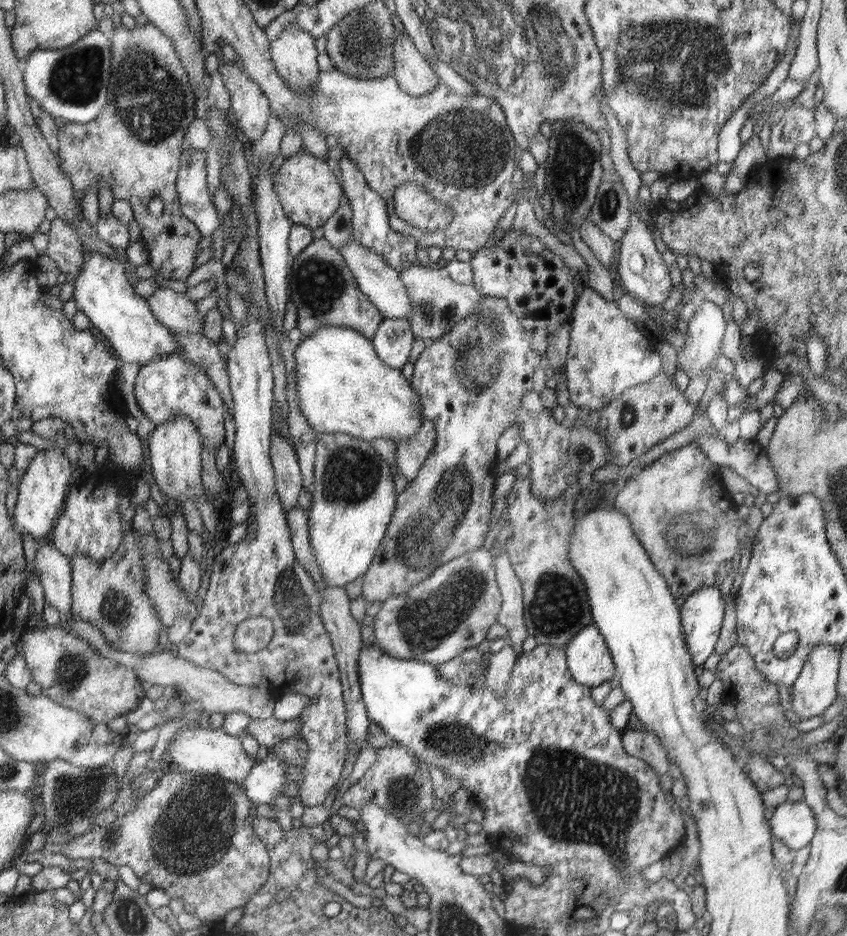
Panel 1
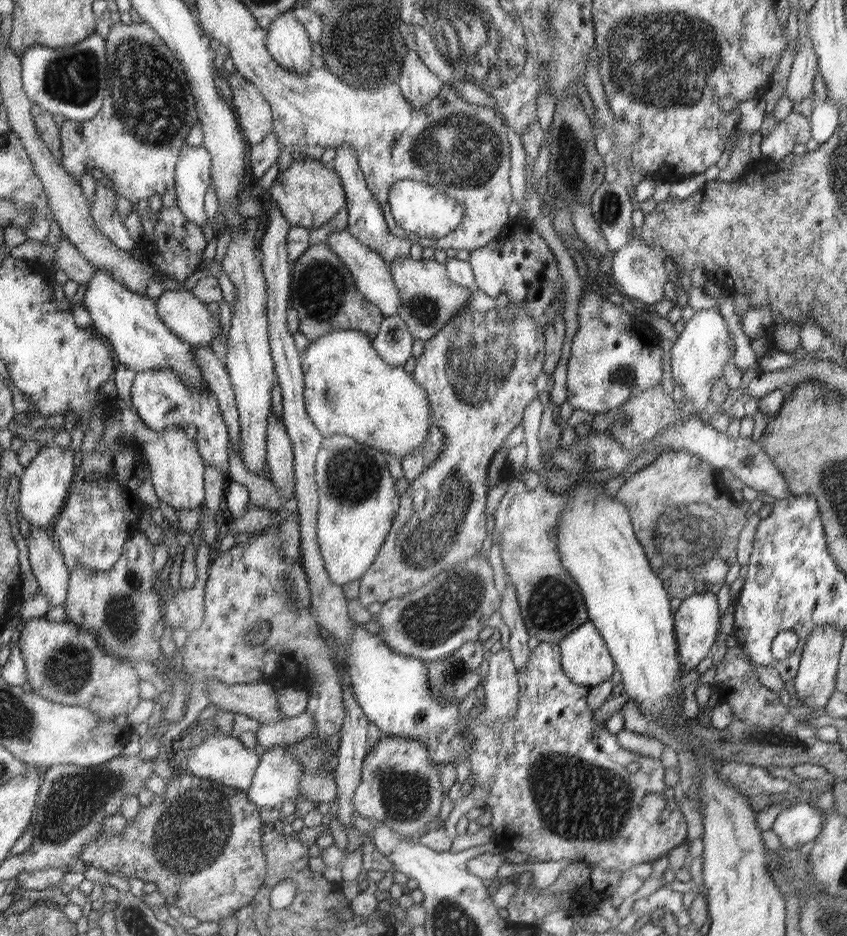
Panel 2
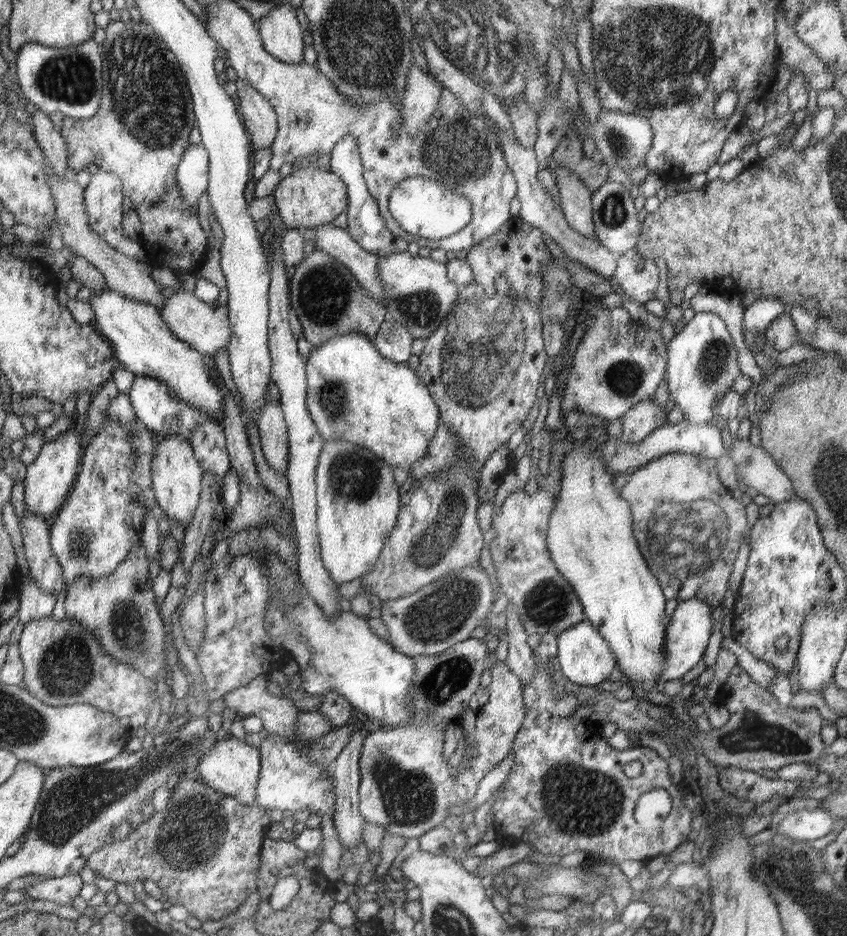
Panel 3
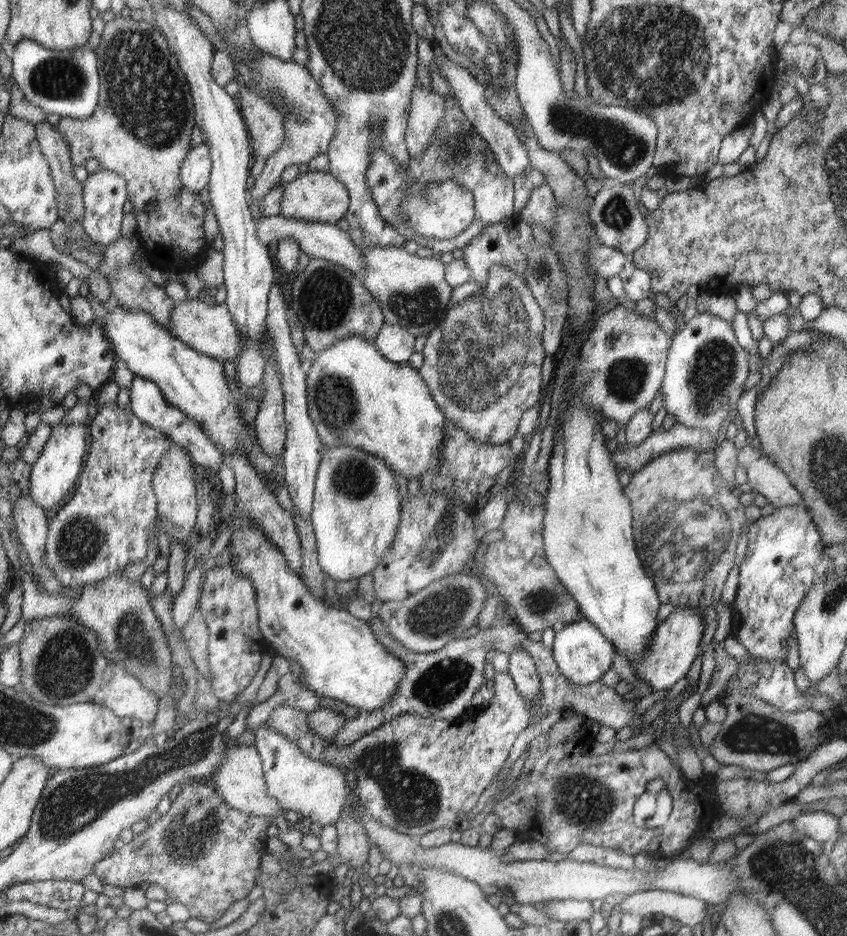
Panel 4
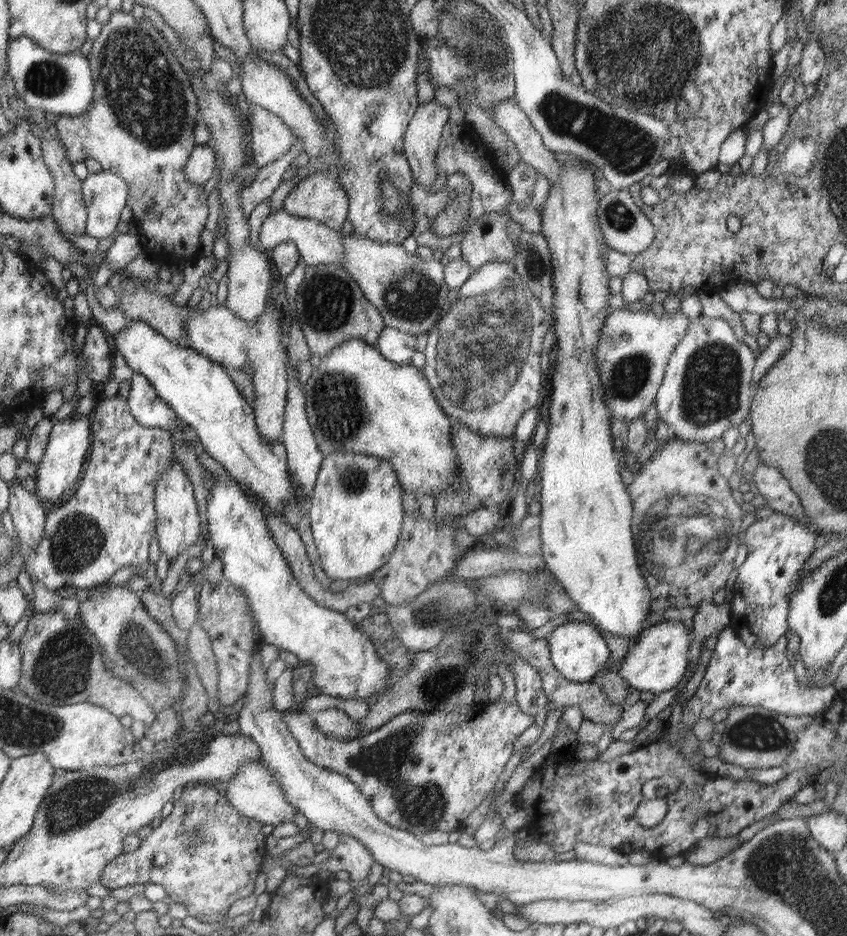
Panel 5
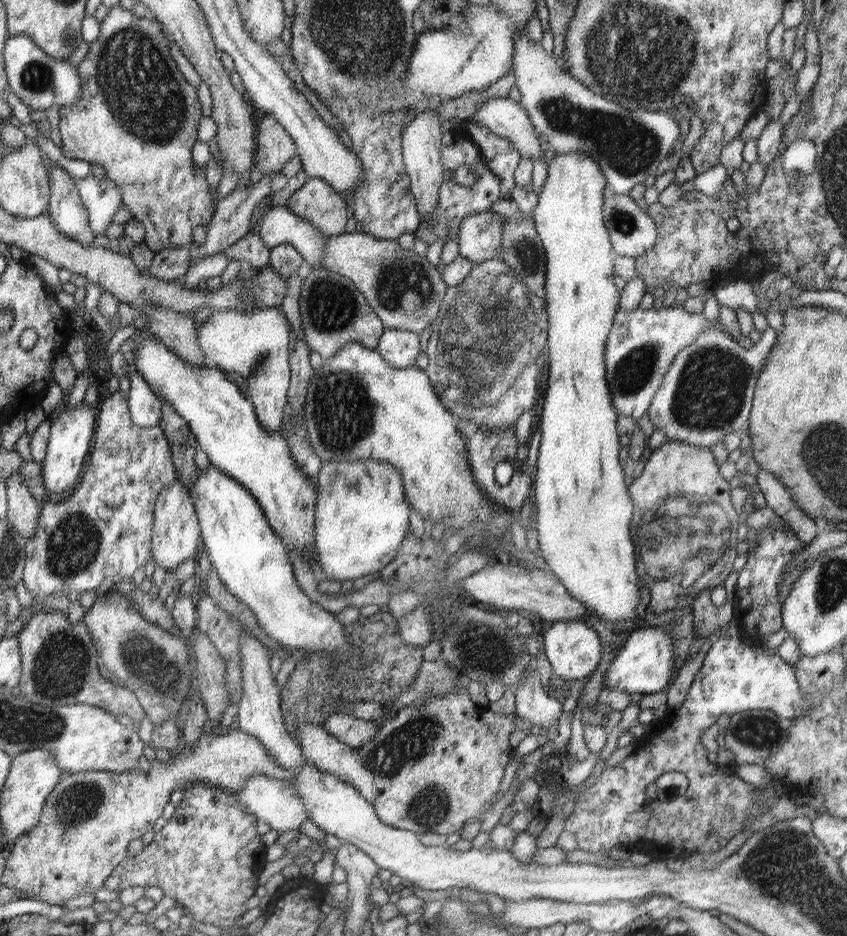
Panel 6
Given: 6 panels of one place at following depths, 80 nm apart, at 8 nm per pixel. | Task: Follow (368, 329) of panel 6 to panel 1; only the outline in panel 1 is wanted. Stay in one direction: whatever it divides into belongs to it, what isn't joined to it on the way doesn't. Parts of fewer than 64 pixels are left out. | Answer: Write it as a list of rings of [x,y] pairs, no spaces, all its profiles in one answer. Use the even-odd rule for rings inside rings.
[[[323,236],[314,239],[291,262],[290,300],[297,306],[297,328],[308,337],[322,326],[349,327],[373,338],[385,319],[366,293],[357,285],[353,271],[341,251]]]

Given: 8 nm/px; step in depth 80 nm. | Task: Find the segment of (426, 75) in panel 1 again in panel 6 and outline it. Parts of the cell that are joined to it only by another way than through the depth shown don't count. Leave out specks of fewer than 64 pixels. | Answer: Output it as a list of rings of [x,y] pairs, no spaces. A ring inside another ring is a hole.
[[[425,110],[425,112],[417,115],[410,122],[410,126],[406,127],[403,132],[401,146],[404,148],[404,163],[407,167],[407,173],[412,179],[410,182],[410,191],[417,200],[417,211],[422,220],[431,220],[437,212],[438,194],[447,185],[444,179],[445,168],[441,163],[441,129],[442,121],[438,117],[438,113],[434,110]]]

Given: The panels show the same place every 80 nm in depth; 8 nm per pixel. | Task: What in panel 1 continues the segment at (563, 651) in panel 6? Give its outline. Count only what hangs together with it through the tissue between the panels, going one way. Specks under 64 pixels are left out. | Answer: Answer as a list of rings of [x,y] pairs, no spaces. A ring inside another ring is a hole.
[[[594,623],[585,626],[564,646],[572,679],[584,686],[600,686],[615,676],[615,665],[604,637]]]

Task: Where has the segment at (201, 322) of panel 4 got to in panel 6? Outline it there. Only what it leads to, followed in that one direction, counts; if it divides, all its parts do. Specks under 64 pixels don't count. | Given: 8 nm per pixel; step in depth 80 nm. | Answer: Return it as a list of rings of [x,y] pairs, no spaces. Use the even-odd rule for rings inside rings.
[[[281,307],[256,308],[249,313],[234,310],[212,312],[206,323],[197,325],[199,345],[208,361],[226,374],[234,372],[246,380],[249,401],[253,402],[257,417],[269,431],[281,432],[288,404],[288,390],[292,387],[288,356],[290,352],[290,324]]]

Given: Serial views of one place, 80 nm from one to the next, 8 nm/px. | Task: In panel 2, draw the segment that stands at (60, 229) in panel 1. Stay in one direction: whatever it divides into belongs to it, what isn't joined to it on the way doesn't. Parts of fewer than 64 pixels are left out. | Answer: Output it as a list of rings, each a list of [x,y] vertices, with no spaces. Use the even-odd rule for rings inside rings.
[[[61,236],[60,243],[53,247],[56,250],[55,266],[62,279],[75,280],[81,285],[93,277],[95,266],[92,266],[69,240]]]

